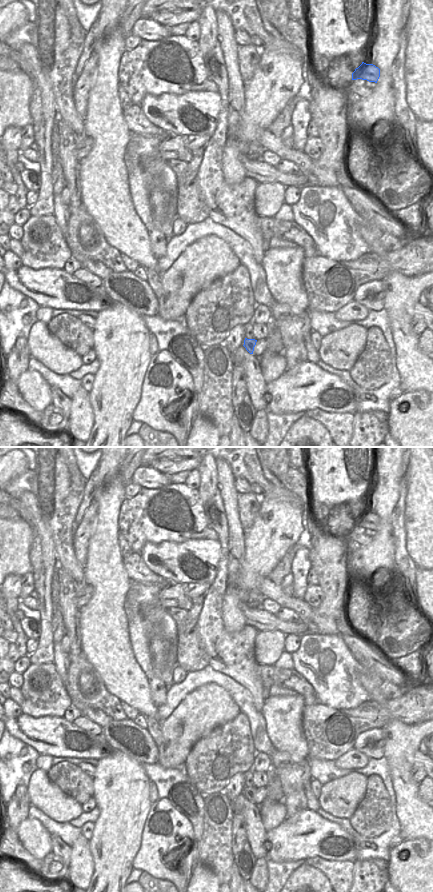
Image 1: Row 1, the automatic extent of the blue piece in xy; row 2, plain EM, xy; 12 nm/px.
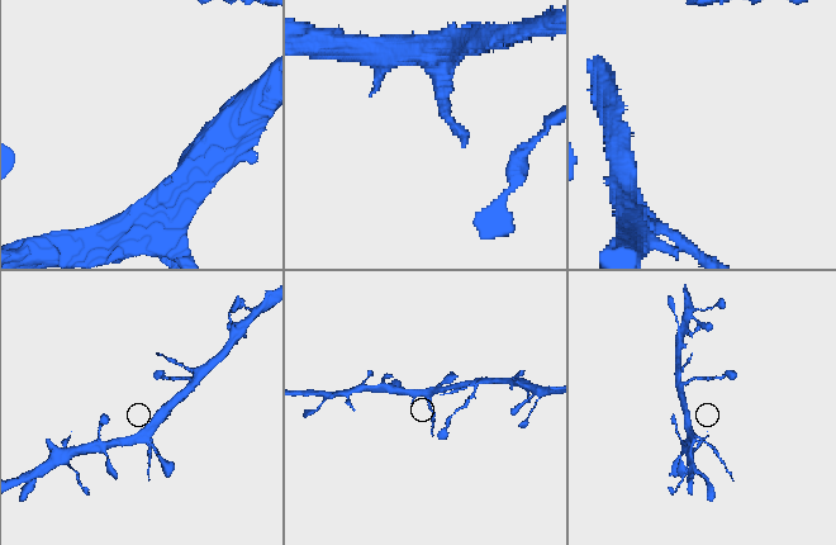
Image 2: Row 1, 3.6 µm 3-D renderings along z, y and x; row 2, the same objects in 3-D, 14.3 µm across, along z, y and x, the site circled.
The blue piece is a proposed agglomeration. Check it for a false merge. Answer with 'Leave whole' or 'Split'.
Split.

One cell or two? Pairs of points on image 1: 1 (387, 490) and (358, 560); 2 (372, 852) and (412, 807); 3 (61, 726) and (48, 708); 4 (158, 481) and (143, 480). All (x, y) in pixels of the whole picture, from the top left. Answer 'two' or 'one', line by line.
1: one
2: two
3: two
4: one

